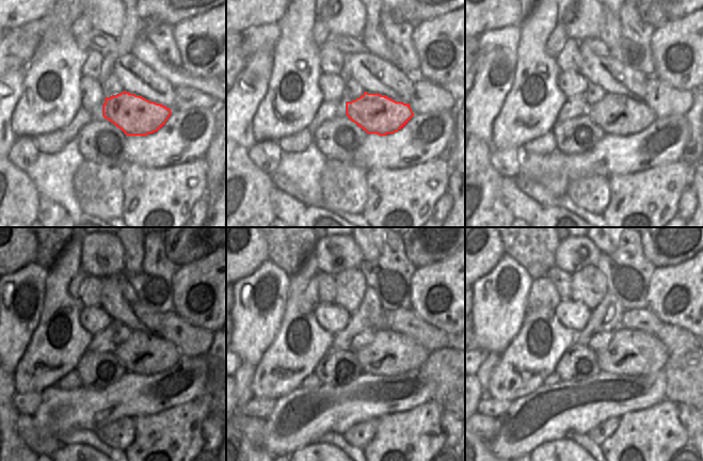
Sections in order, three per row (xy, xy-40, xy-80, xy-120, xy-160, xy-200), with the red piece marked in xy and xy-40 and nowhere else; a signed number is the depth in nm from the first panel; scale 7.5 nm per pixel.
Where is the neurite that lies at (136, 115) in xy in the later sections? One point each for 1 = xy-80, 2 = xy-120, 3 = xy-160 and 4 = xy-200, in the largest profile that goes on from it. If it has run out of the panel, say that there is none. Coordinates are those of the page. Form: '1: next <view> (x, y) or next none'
1: next xy-80 (617, 114)
2: next xy-120 (143, 353)
3: next xy-160 (389, 353)
4: next xy-200 (630, 353)

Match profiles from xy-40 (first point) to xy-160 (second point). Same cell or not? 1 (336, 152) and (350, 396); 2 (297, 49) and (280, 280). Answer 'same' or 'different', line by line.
1: different
2: different

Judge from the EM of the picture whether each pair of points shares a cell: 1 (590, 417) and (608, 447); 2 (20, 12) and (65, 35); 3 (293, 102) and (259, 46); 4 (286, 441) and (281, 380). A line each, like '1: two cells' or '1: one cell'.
1: two cells
2: two cells
3: two cells
4: two cells

